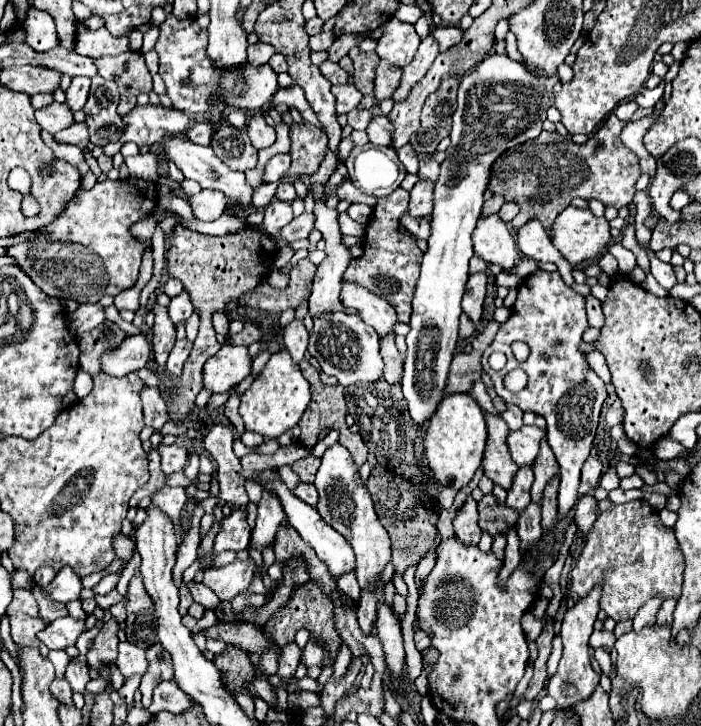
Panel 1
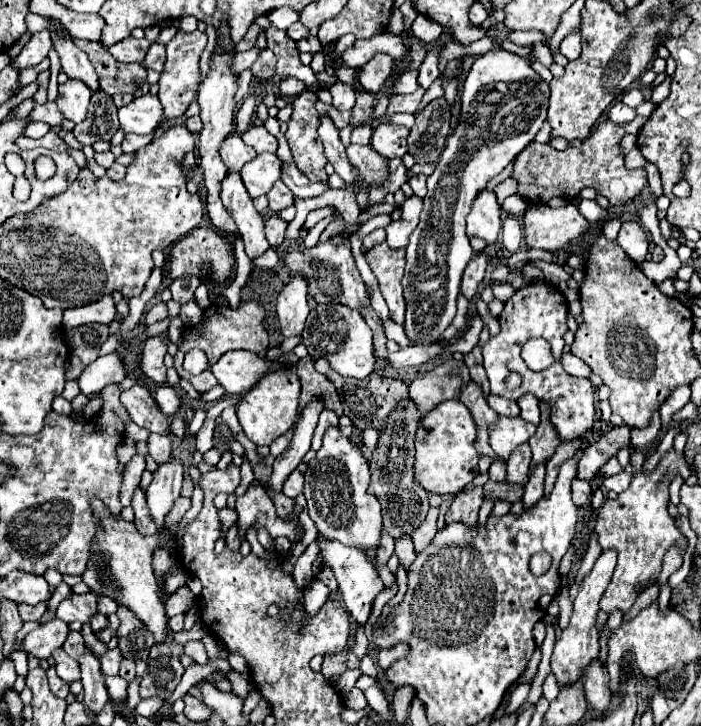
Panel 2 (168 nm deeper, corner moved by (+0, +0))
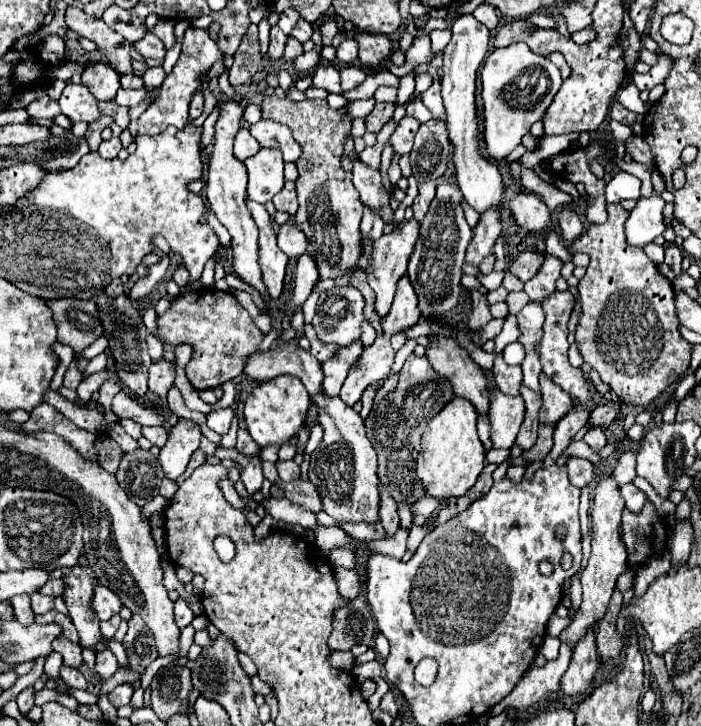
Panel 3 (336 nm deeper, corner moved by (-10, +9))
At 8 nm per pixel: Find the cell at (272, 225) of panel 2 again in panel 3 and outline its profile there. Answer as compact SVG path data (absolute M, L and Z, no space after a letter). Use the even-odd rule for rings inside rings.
M291 222L279 226L277 238L279 238L279 248L291 258L299 258L307 248L307 236L303 236L303 232Z

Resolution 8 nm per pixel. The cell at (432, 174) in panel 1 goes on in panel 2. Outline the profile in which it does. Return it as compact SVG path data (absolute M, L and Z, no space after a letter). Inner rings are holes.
M415 175L415 177L409 181L409 185L411 185L411 189L413 189L413 195L417 195L417 197L423 199L425 193L427 193L425 183L427 183L427 175Z

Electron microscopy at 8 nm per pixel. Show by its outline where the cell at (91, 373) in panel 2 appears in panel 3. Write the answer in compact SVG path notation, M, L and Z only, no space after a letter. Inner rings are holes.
M105 368L105 370L101 370L101 372L97 372L97 374L91 374L91 376L87 376L81 384L79 384L79 388L77 388L77 394L79 394L79 400L85 404L85 402L89 402L91 400L91 394L95 392L95 390L99 390L99 386L103 384L103 382L107 382L111 378L111 372Z

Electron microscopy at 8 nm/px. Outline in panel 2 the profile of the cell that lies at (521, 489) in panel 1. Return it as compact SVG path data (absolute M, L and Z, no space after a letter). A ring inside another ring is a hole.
M521 445L521 449L517 449L517 453L513 453L513 457L507 459L507 483L521 483L525 485L529 479L529 465L531 465L531 453L529 453L529 445Z

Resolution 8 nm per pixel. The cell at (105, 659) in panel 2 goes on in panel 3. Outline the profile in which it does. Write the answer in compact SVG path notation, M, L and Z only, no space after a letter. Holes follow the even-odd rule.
M109 648L97 652L97 664L95 664L95 668L97 668L97 672L99 672L103 678L111 678L111 676L117 672L117 668L119 668L115 654L113 654Z

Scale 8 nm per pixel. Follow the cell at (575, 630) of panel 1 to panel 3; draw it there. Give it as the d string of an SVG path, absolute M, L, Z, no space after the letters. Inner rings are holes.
M603 476L597 490L595 490L595 502L591 508L591 558L587 568L581 574L581 584L583 584L583 602L581 608L577 610L577 614L573 616L571 624L559 634L559 640L571 648L575 648L579 644L579 640L587 634L587 630L591 626L595 626L607 612L607 604L611 600L617 576L621 572L625 572L627 568L627 552L625 552L625 544L621 538L621 512L625 508L625 500L619 494L619 486L615 484L613 476Z

